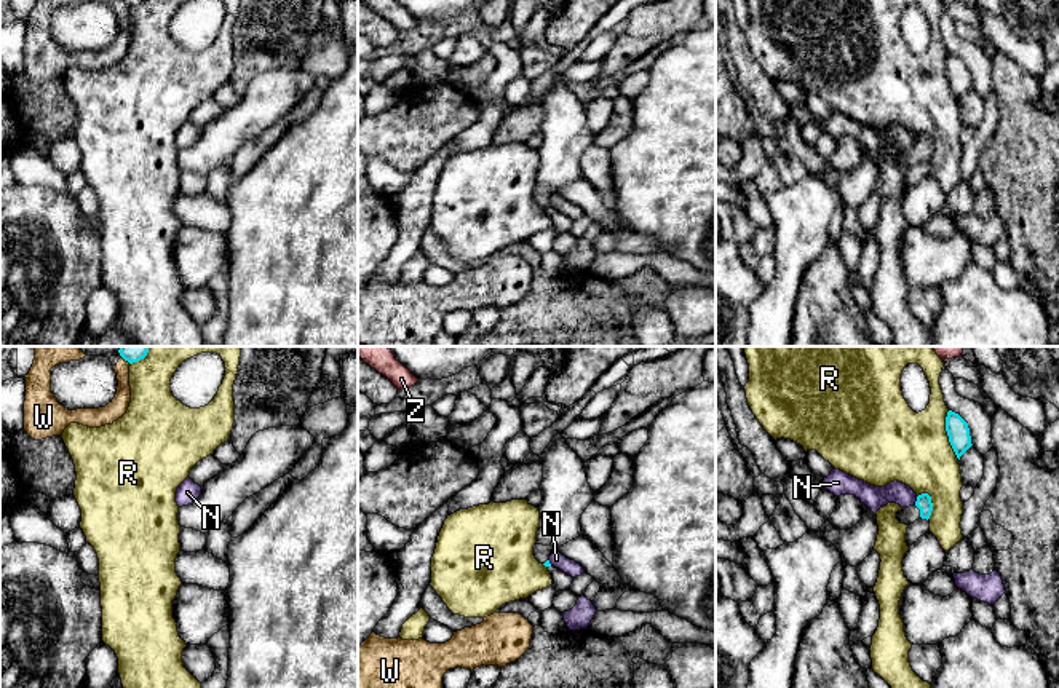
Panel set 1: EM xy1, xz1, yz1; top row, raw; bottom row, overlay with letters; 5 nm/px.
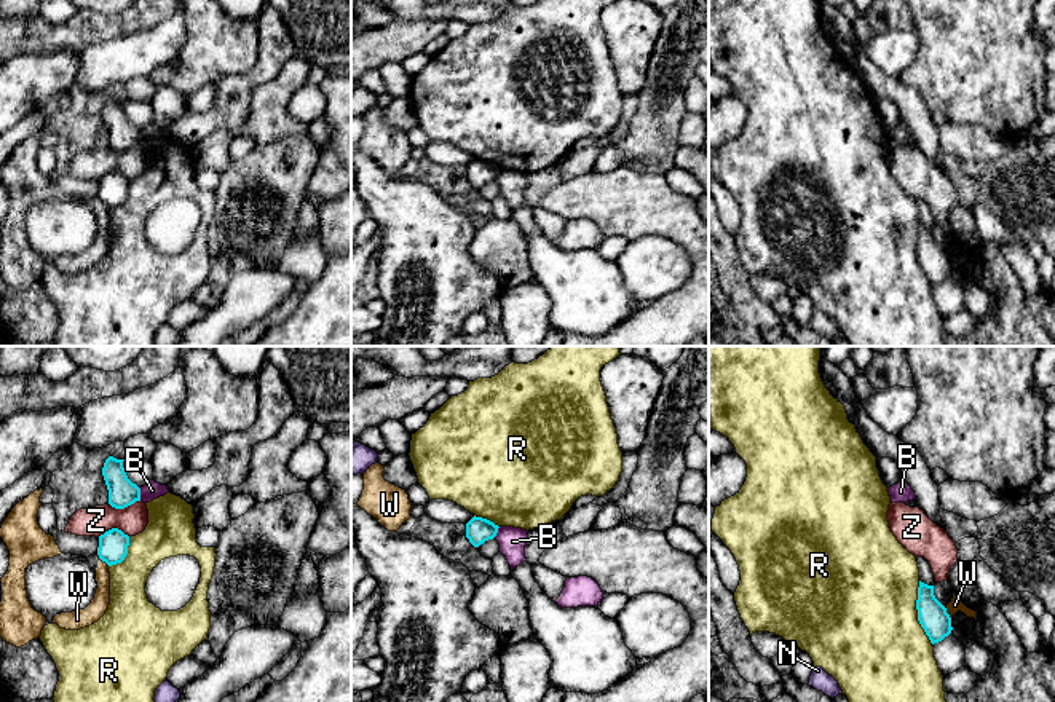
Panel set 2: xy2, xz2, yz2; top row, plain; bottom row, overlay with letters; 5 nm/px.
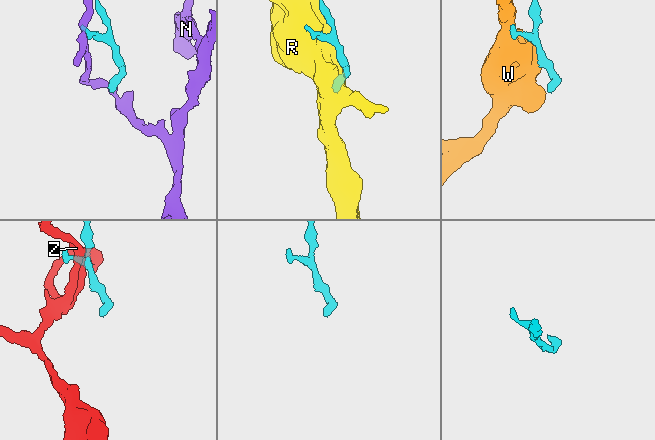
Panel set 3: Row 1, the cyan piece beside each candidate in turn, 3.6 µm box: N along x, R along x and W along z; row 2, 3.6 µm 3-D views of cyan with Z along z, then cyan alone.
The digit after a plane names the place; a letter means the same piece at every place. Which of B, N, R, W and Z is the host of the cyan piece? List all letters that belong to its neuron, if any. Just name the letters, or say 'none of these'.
none of these

